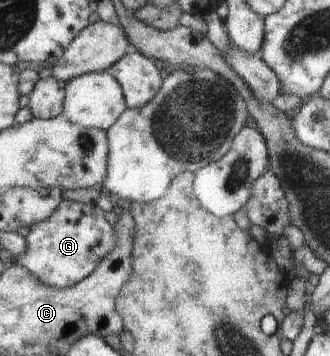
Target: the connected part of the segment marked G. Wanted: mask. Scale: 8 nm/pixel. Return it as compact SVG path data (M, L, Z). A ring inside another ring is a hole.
M62 200L55 212L44 221L33 223L25 237L25 250L16 265L23 267L40 283L55 288L76 285L97 268L110 253L114 232L105 213L93 202Z

